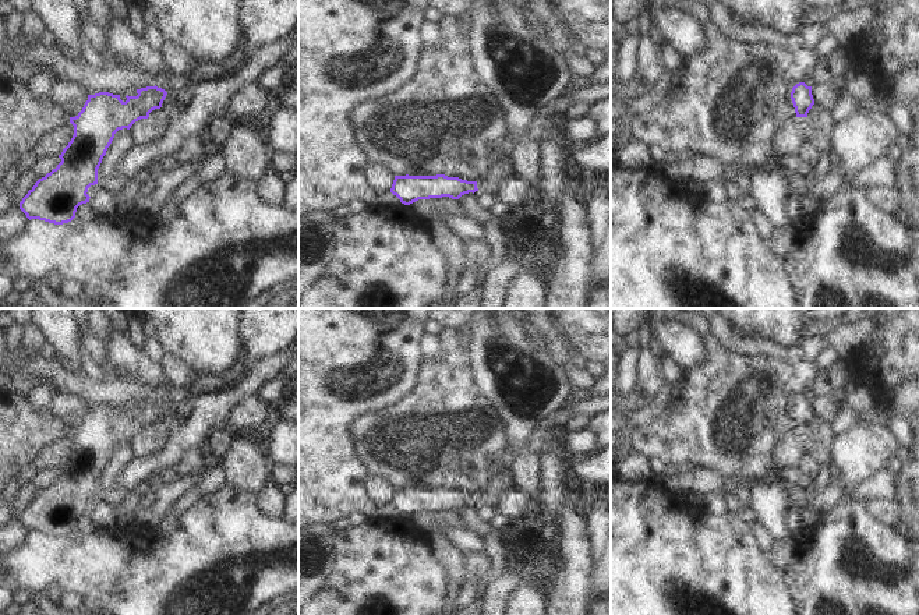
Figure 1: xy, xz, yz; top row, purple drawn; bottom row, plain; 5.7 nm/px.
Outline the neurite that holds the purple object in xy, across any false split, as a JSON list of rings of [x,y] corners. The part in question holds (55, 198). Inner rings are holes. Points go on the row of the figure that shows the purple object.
[[[156,85],[137,89],[137,93],[137,96],[127,95],[126,102],[120,99],[120,95],[109,92],[88,95],[82,110],[75,117],[70,117],[74,135],[59,155],[61,162],[56,169],[39,179],[20,202],[20,209],[29,220],[39,219],[54,225],[68,223],[75,218],[77,208],[89,202],[88,188],[98,184],[98,169],[114,134],[123,128],[130,130],[141,119],[148,119],[152,110],[162,107],[167,95],[165,89]]]

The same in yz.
[[[799,82],[792,88],[791,99],[795,107],[796,117],[807,117],[809,110],[814,105],[812,86]]]

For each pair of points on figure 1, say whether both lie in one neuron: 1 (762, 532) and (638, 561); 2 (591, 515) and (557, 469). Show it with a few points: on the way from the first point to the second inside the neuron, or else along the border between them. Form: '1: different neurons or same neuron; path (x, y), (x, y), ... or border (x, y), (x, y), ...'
1: different neurons; border (750, 525), (756, 543), (769, 555)
2: different neurons; border (583, 518), (591, 543)

